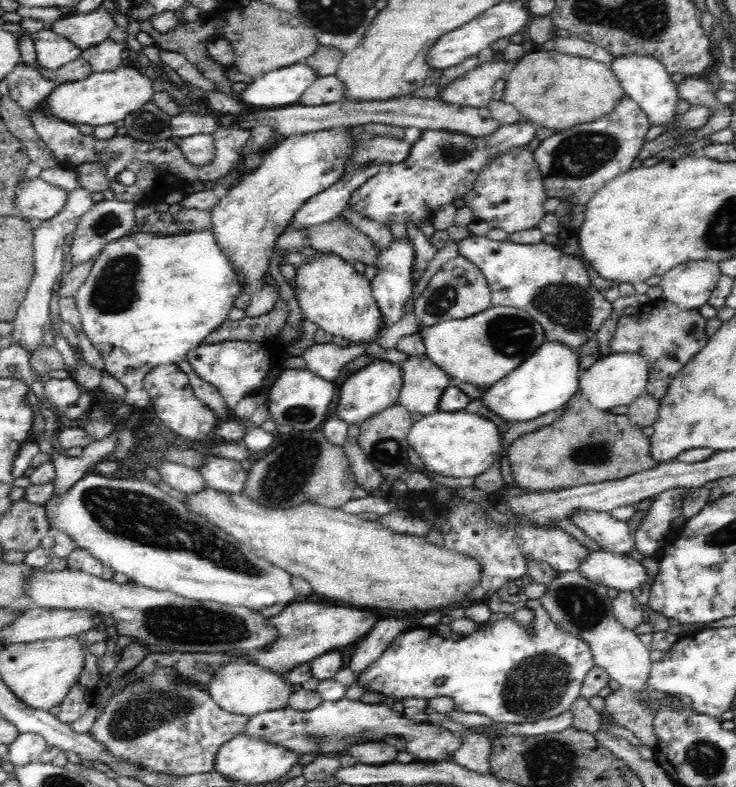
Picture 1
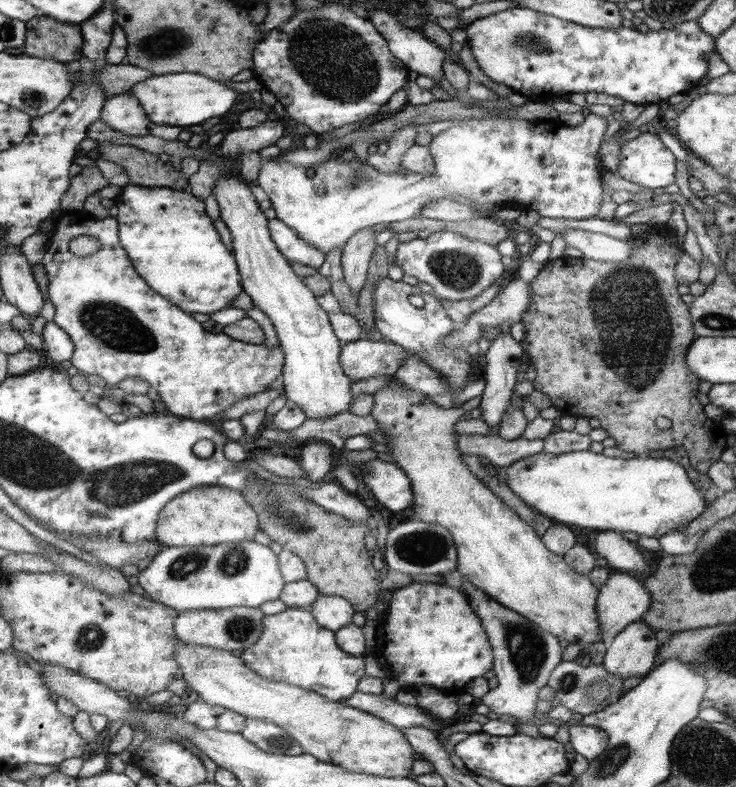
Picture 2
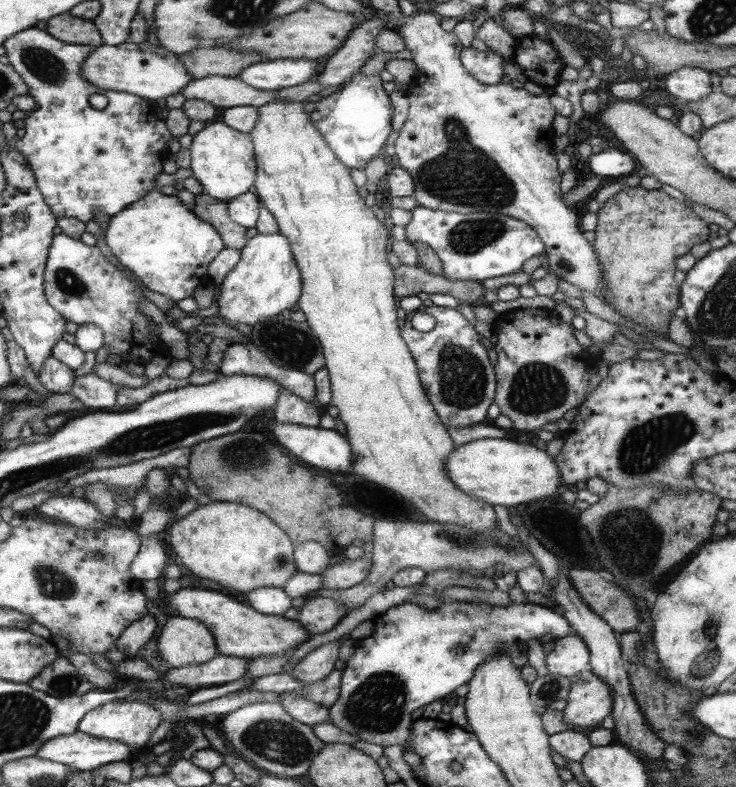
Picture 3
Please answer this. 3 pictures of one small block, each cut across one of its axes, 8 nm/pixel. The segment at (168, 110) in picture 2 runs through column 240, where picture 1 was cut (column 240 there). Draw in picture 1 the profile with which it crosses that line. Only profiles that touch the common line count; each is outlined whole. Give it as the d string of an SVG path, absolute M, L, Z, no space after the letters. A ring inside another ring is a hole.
M306 63L281 67L254 79L241 92L240 101L256 109L279 109L299 103L302 94L319 75Z

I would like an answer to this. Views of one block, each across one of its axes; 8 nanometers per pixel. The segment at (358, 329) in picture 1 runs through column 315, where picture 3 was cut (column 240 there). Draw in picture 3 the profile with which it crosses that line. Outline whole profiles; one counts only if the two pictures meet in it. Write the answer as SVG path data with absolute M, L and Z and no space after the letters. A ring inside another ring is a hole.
M280 232L274 234L258 233L246 241L246 245L242 250L242 257L238 264L234 266L232 272L220 282L220 293L218 295L218 315L222 319L234 323L244 323L246 325L256 326L264 318L277 317L286 308L294 309L301 298L301 289L303 283L301 282L301 271L294 261L294 254L290 241L286 235Z

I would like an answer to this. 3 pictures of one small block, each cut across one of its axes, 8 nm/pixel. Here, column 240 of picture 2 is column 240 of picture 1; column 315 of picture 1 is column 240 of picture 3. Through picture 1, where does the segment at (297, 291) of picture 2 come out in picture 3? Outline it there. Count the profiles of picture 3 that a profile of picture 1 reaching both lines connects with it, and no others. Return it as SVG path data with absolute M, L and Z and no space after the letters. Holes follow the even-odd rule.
M210 122L193 136L189 151L190 171L200 182L204 194L228 201L254 188L257 160L254 160L254 143L249 133L234 130L224 122Z

